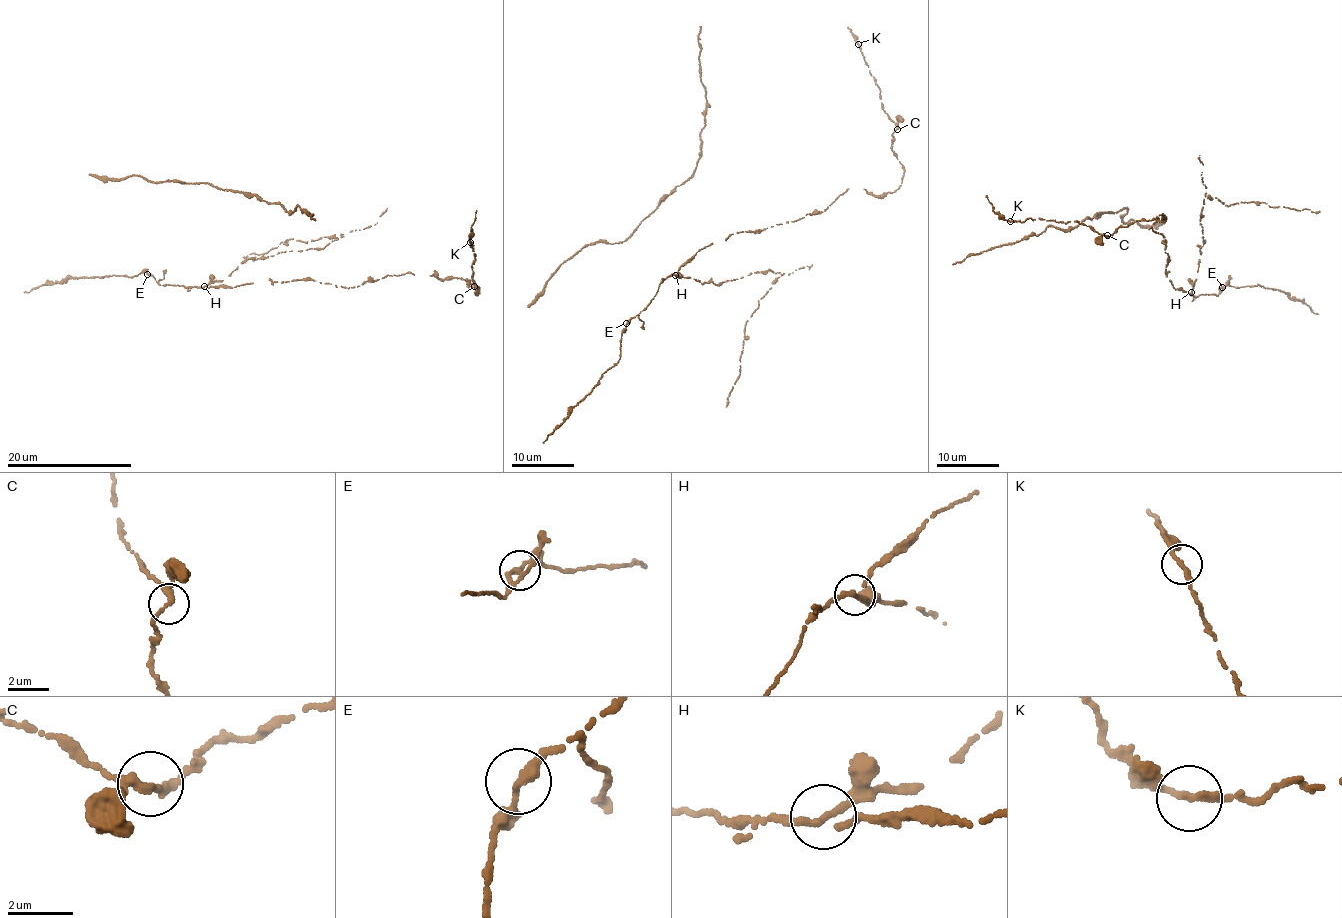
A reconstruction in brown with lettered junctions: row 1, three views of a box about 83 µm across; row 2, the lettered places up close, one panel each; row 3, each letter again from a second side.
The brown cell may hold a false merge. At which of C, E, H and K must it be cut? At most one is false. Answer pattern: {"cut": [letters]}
{"cut": ["H"]}

